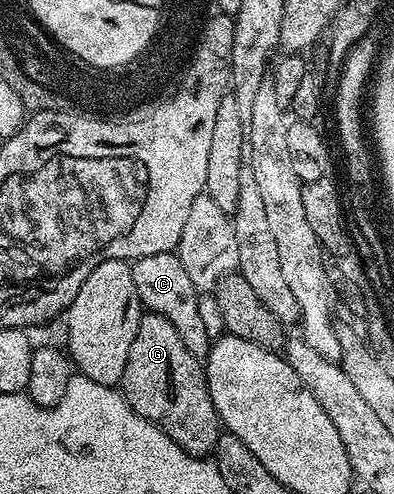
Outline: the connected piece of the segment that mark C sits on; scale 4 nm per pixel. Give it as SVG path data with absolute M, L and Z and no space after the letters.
M177 252L157 253L137 258L132 265L132 279L136 283L138 299L149 312L164 315L172 327L180 333L180 339L192 351L192 355L204 359L210 353L212 341L204 331L204 322L200 319L200 290L188 279L184 263L180 263Z

